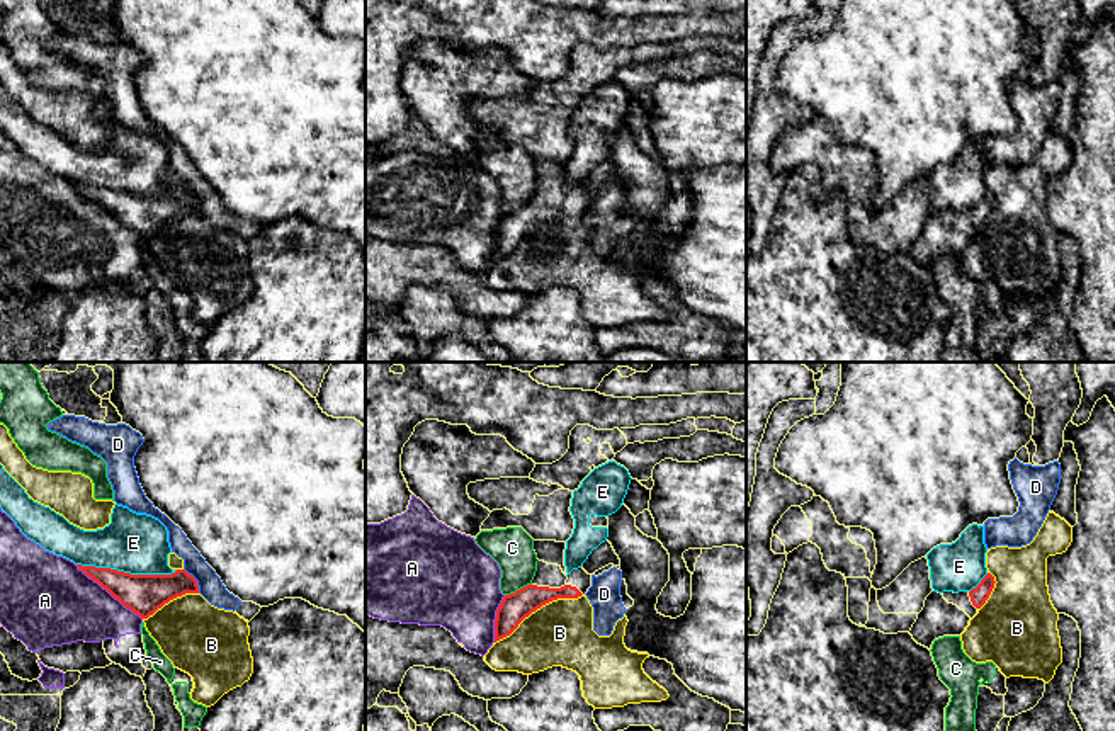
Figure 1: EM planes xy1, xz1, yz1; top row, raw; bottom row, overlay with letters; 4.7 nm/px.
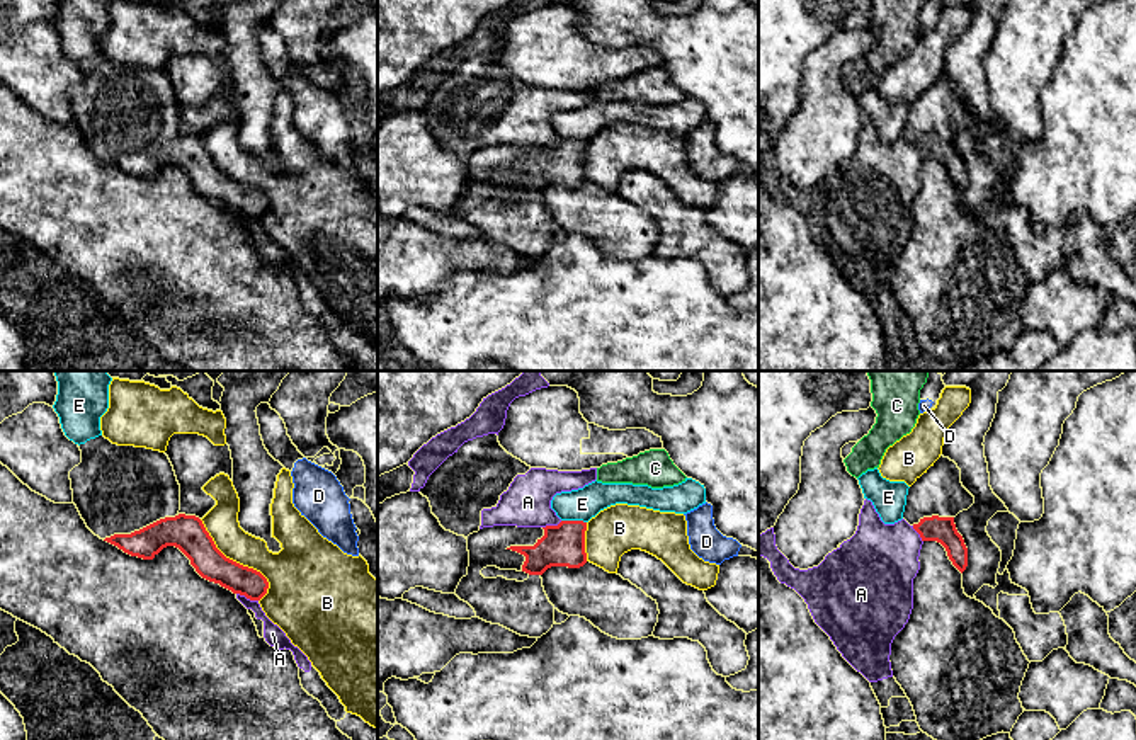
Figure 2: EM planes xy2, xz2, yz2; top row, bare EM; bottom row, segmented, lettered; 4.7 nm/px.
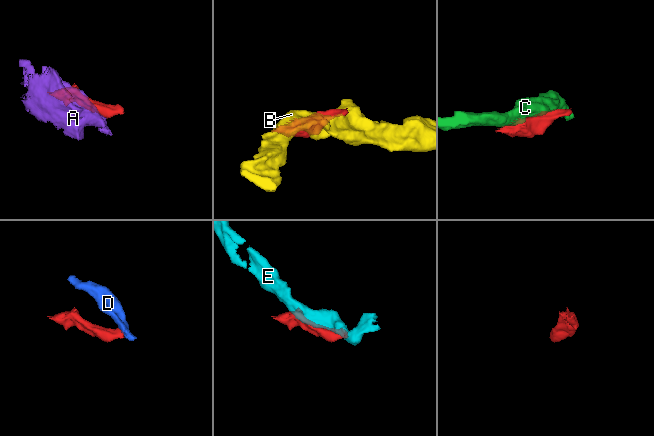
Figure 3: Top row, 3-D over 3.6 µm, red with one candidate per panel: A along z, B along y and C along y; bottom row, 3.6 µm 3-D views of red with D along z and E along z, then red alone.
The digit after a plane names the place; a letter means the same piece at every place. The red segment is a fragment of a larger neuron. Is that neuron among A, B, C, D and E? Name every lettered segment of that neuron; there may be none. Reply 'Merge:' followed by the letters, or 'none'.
Merge: none

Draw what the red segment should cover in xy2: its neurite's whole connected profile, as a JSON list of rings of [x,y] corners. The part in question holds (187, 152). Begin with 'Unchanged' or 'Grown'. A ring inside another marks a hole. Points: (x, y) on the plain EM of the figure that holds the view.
Grown. [[[104,54],[78,66],[82,82],[70,90],[73,122],[95,155],[143,179],[153,179],[163,167],[175,165],[202,197],[250,219],[260,219],[267,213],[269,201],[260,191],[226,177],[199,136],[179,131],[180,104],[165,71],[117,65]]]

